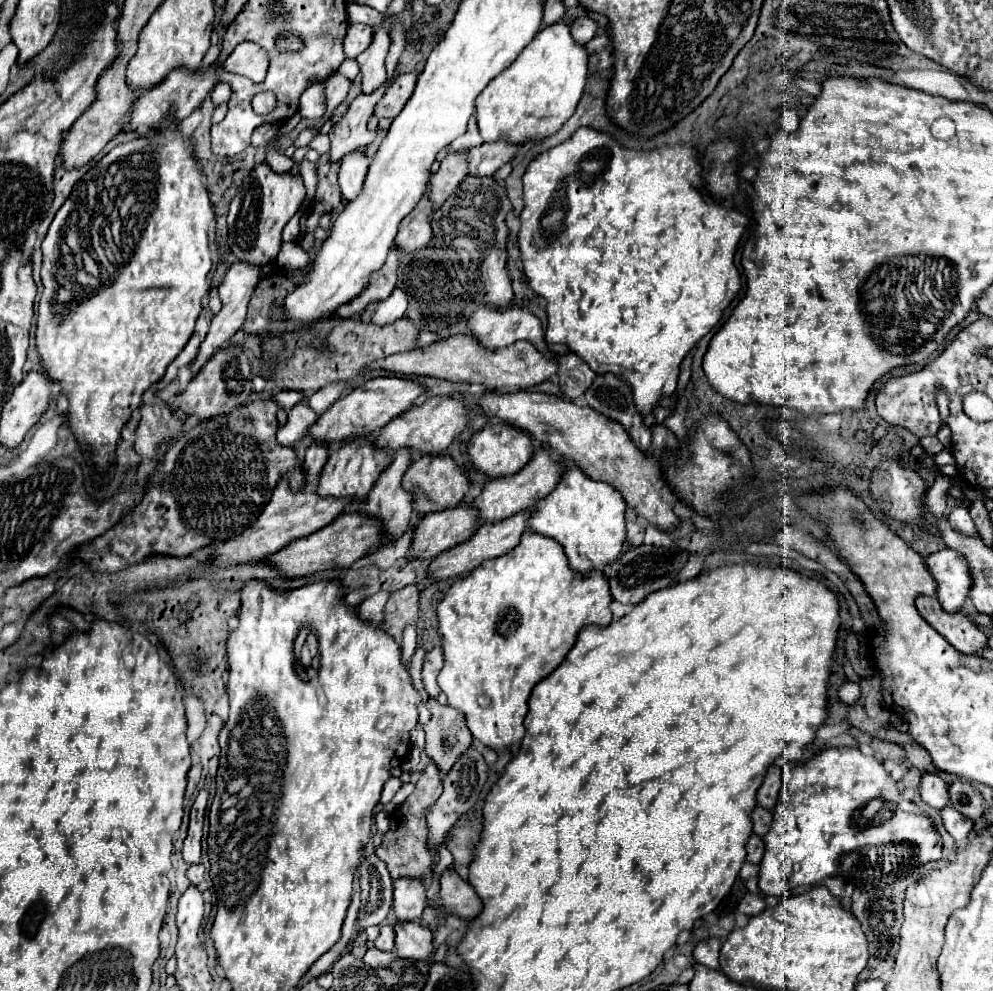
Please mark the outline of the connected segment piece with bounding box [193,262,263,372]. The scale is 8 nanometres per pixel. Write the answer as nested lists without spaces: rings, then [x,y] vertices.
[[[235,262],[235,264],[231,264],[231,268],[225,272],[225,278],[223,278],[223,282],[221,282],[219,288],[217,288],[217,290],[219,290],[219,298],[221,298],[221,302],[223,302],[223,308],[221,308],[221,312],[215,314],[213,320],[211,320],[207,338],[203,340],[203,344],[201,344],[201,348],[199,348],[199,354],[197,354],[197,358],[195,358],[193,372],[197,372],[197,370],[209,360],[209,356],[213,356],[213,352],[215,352],[217,348],[221,348],[221,346],[243,326],[245,314],[247,314],[247,304],[249,304],[249,298],[251,298],[255,286],[259,284],[261,270],[263,270],[263,266],[253,266],[253,264],[249,264],[249,262]]]

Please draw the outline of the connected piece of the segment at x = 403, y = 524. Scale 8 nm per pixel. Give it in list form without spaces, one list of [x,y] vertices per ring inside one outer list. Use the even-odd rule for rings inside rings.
[[[397,450],[393,464],[381,472],[367,498],[367,514],[381,518],[387,540],[395,540],[409,528],[413,514],[413,494],[403,488],[401,478],[411,460],[411,450]]]

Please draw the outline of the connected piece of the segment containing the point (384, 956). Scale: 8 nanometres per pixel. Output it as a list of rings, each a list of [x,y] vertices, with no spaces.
[[[369,948],[367,954],[363,956],[363,962],[367,966],[373,966],[373,968],[381,968],[381,966],[389,966],[389,962],[393,962],[395,952],[383,952],[383,950],[377,950],[377,948]]]

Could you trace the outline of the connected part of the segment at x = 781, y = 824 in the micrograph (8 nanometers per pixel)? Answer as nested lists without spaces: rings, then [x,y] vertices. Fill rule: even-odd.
[[[827,748],[803,766],[793,768],[789,782],[785,782],[783,794],[785,796],[777,806],[773,828],[767,834],[767,850],[759,864],[759,888],[767,896],[781,896],[797,890],[799,886],[815,886],[829,876],[839,876],[855,888],[869,890],[875,884],[885,882],[887,876],[891,876],[891,880],[905,878],[911,874],[911,870],[927,862],[941,860],[941,834],[935,830],[933,820],[925,816],[917,804],[903,798],[903,792],[897,788],[897,782],[891,778],[891,774],[883,768],[881,760],[861,754],[859,748]],[[873,804],[877,810],[869,810]],[[881,810],[887,814],[885,820],[881,820]],[[891,842],[907,842],[913,844],[915,850],[893,850],[893,874],[883,874],[887,858],[881,858],[877,850],[879,846]]]

